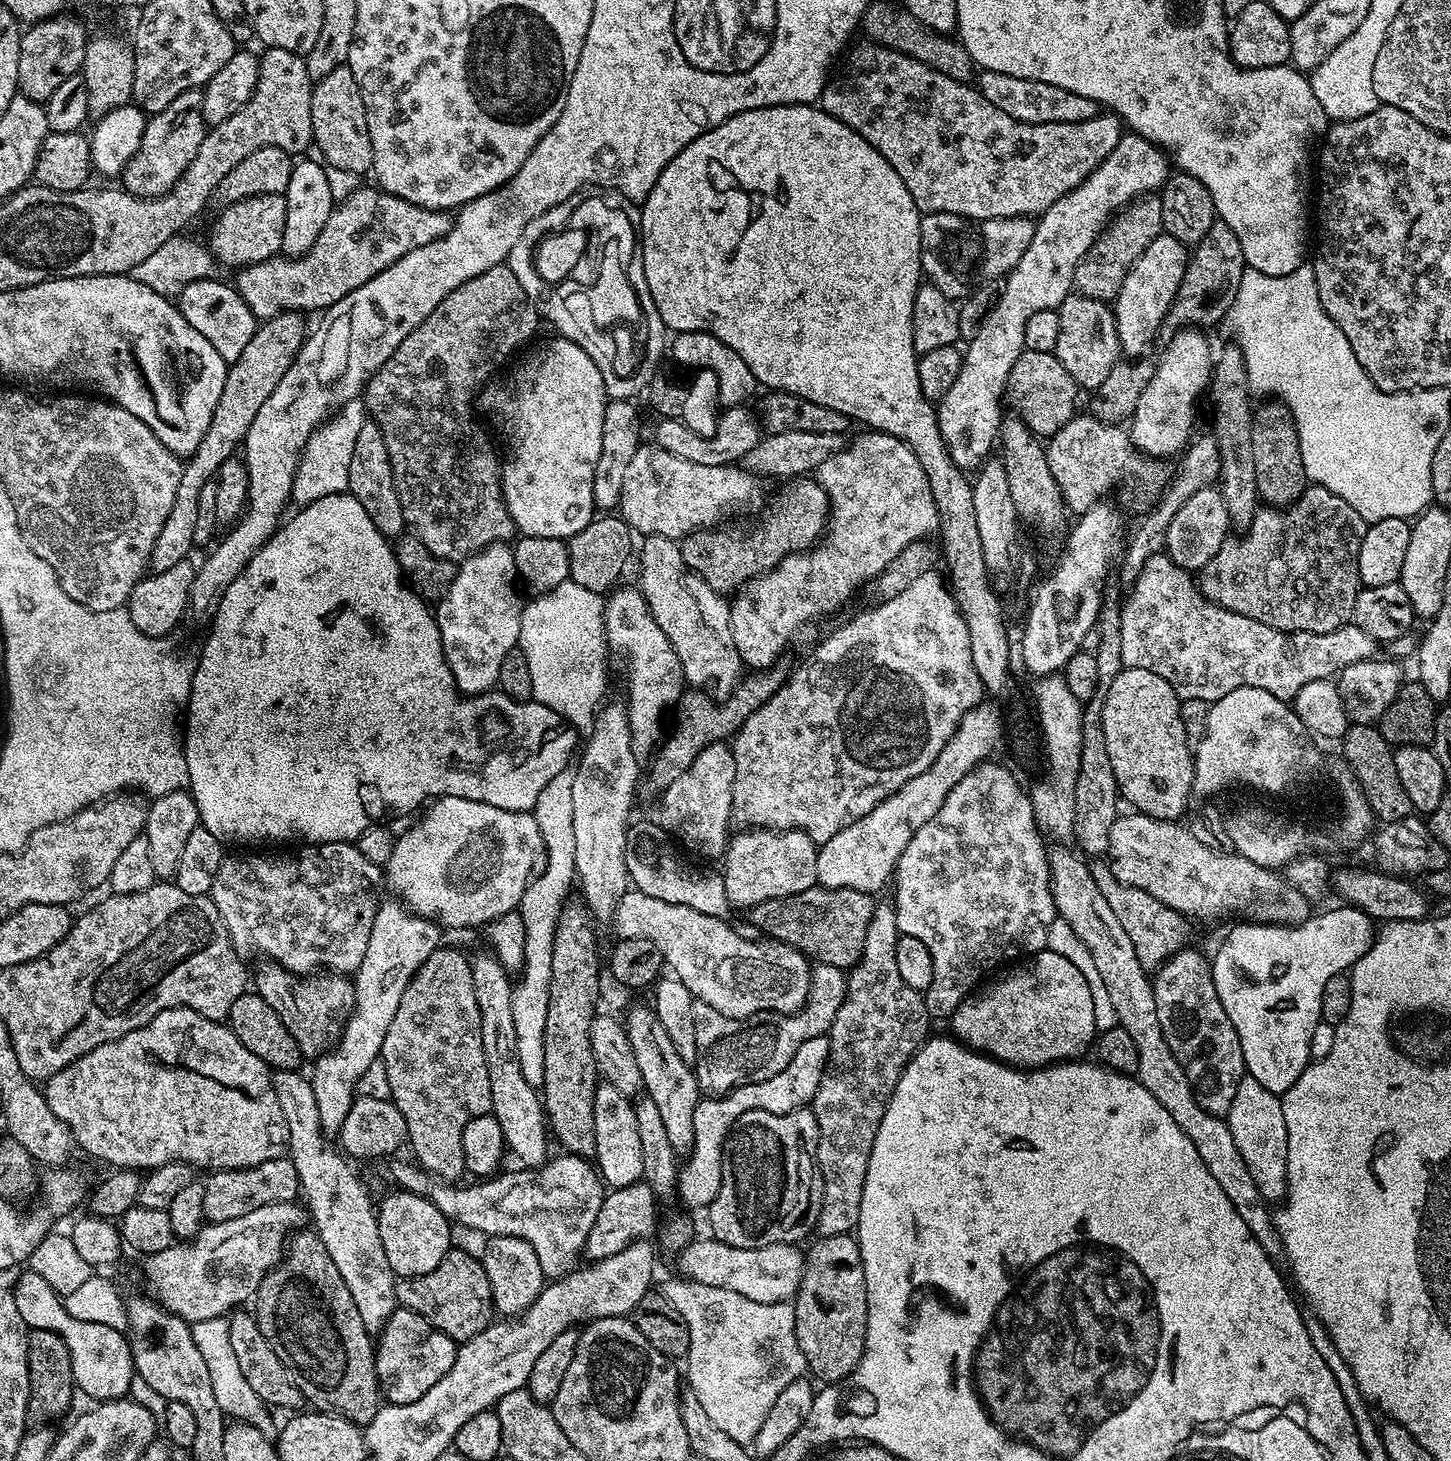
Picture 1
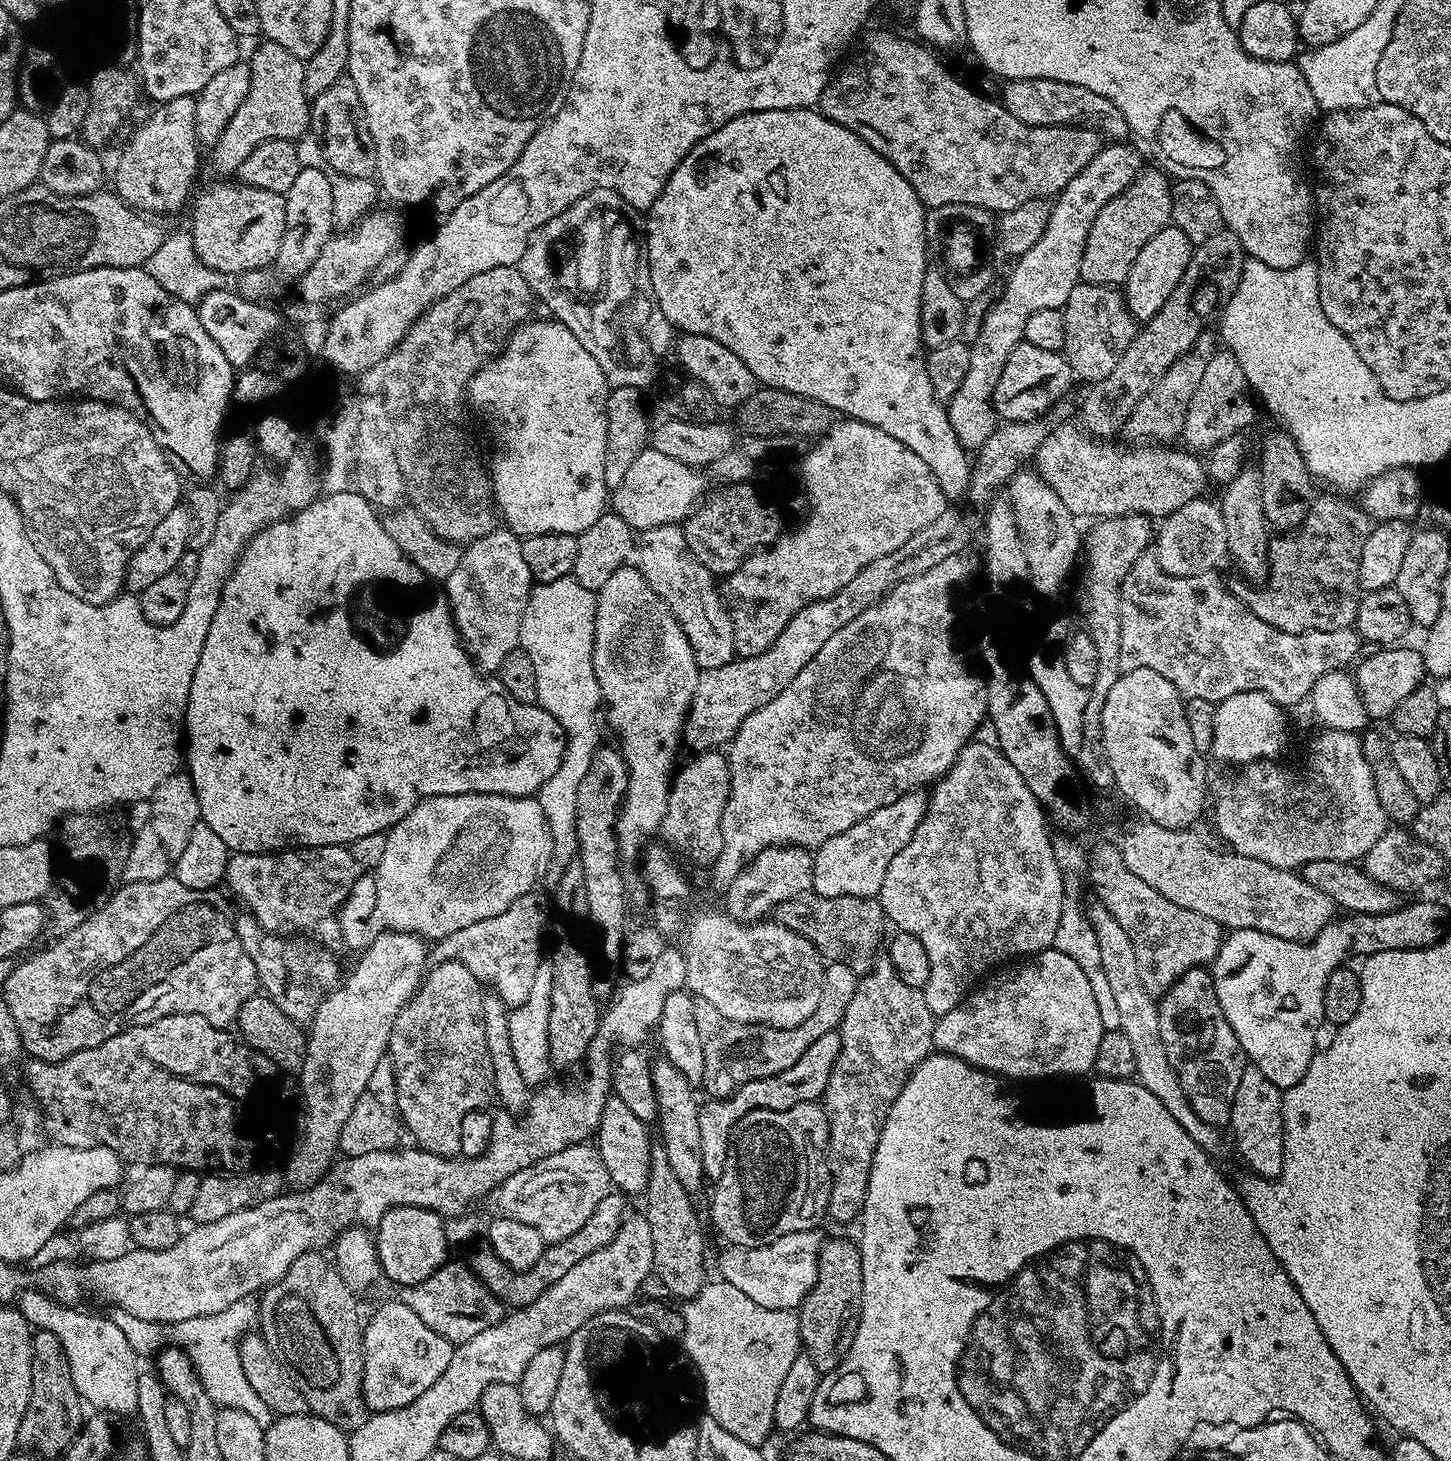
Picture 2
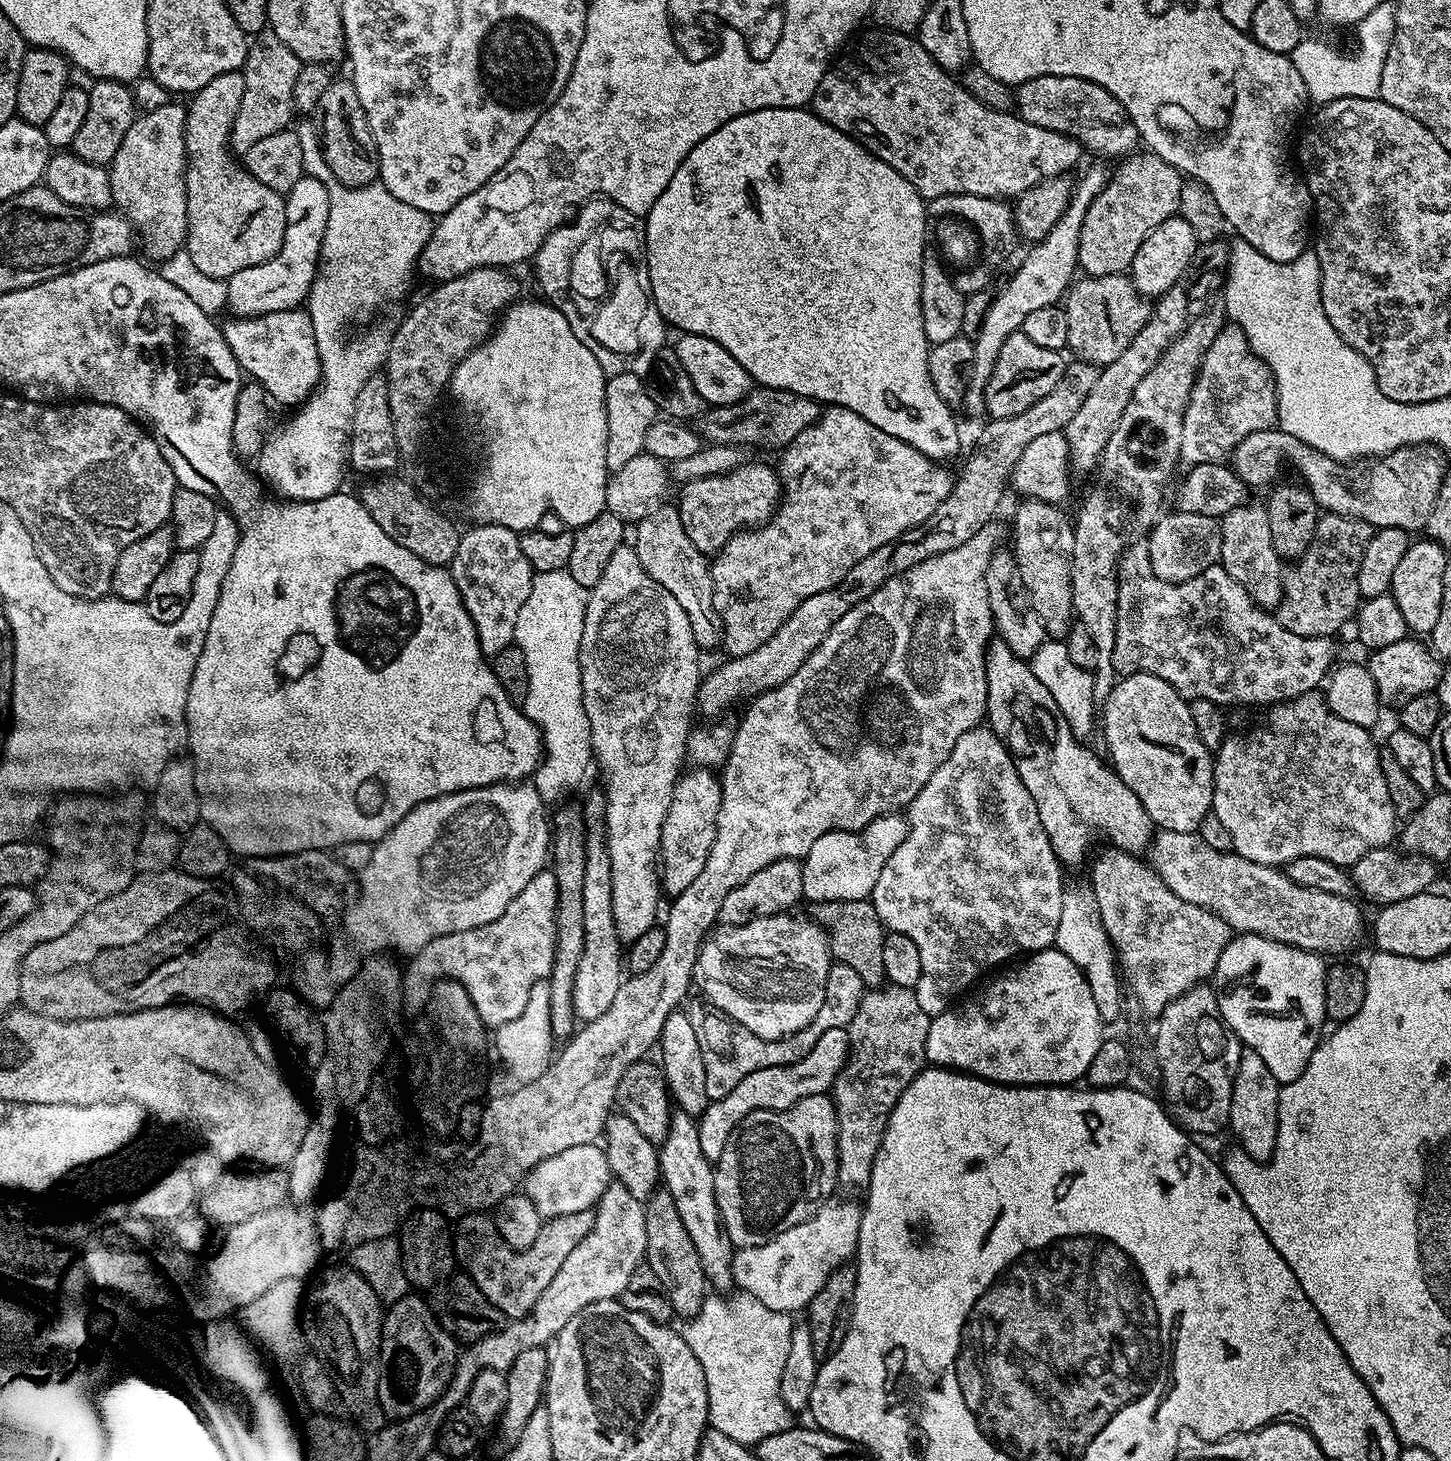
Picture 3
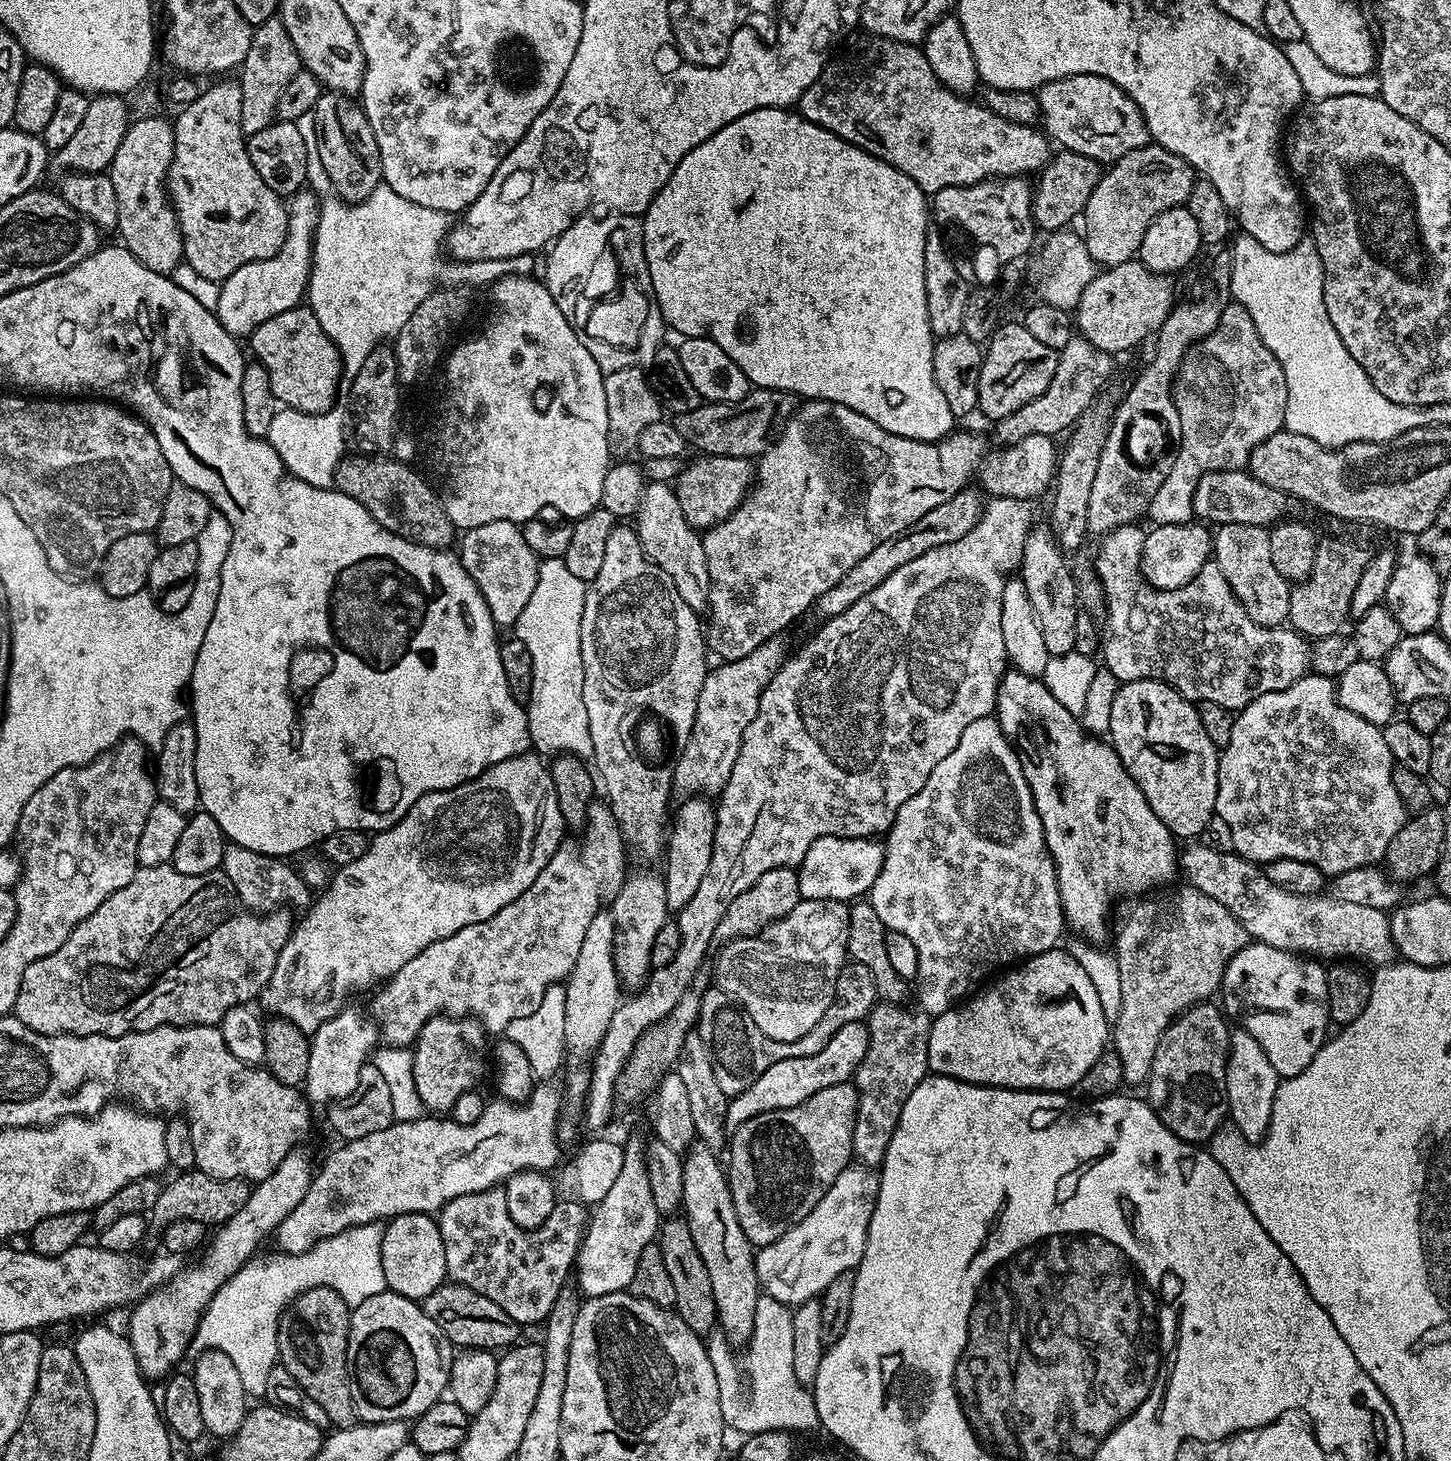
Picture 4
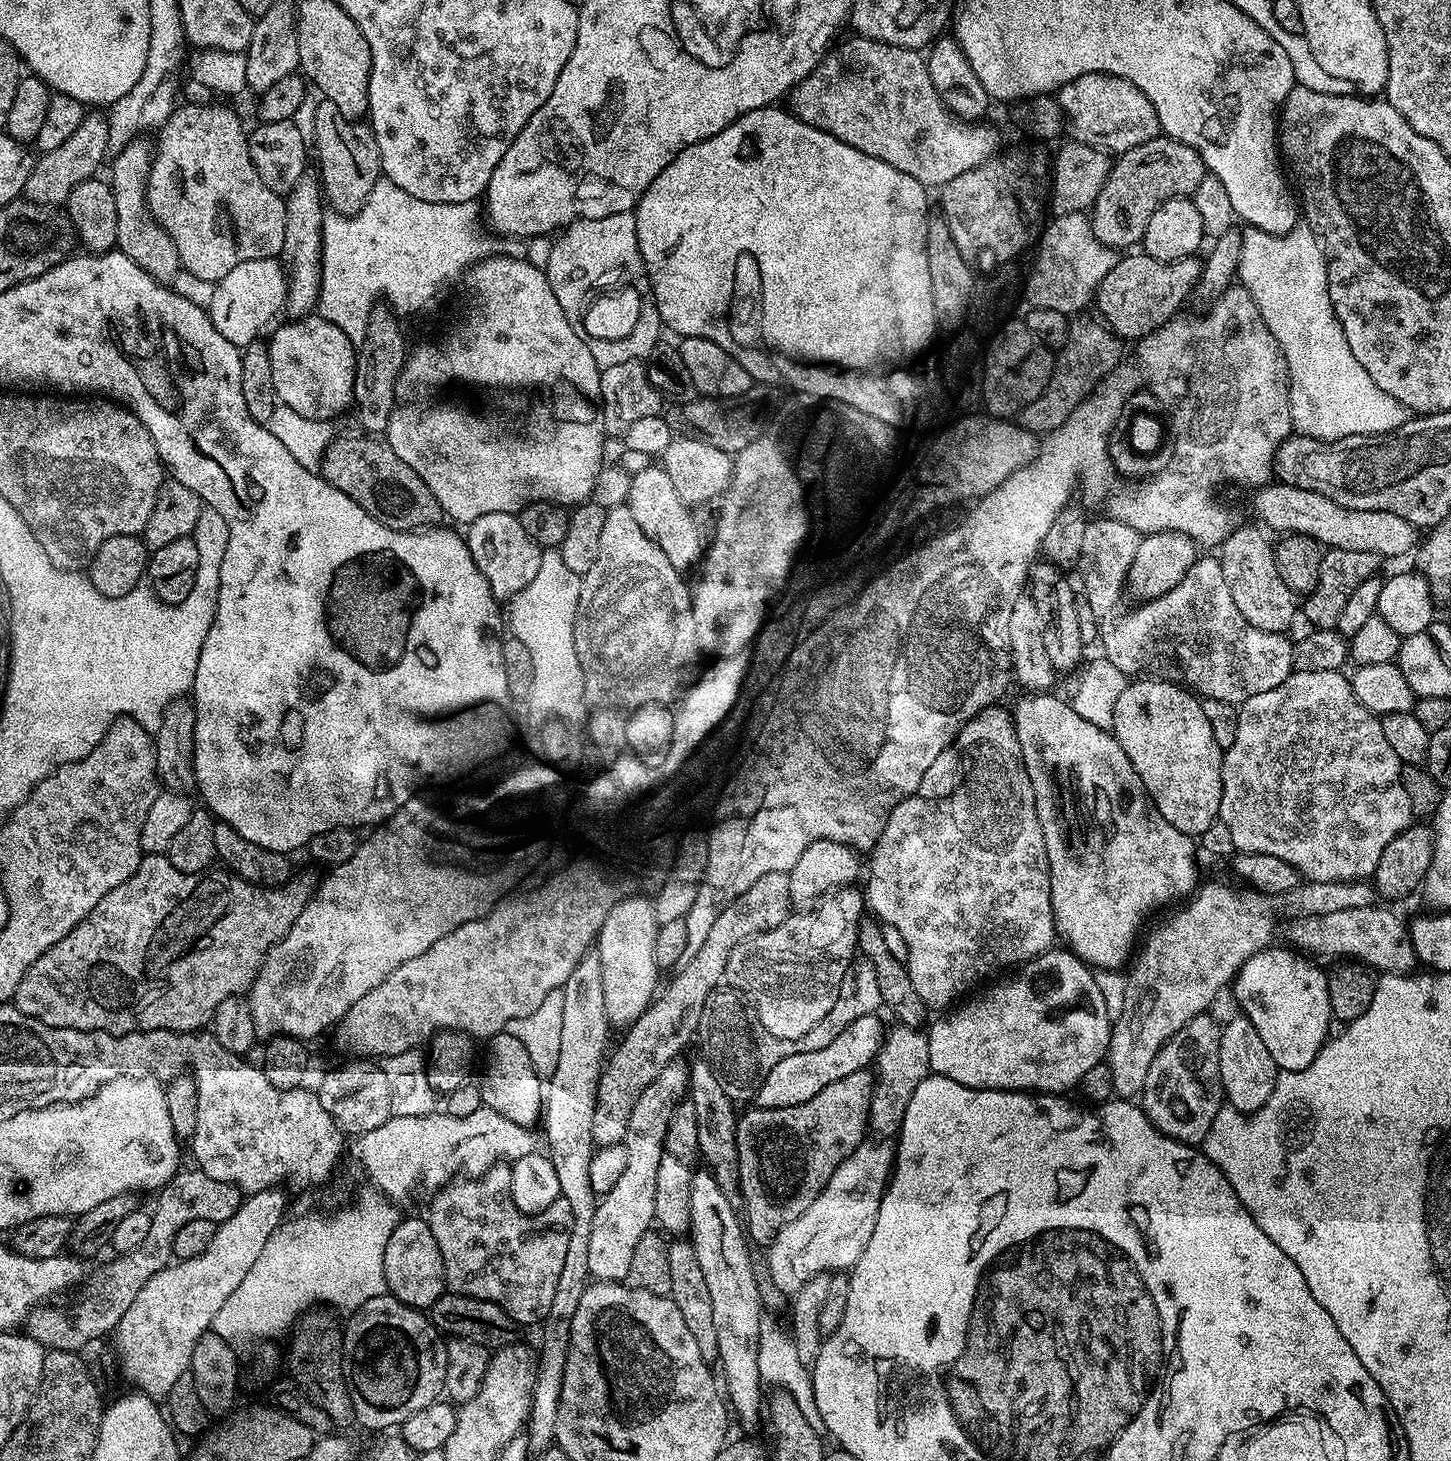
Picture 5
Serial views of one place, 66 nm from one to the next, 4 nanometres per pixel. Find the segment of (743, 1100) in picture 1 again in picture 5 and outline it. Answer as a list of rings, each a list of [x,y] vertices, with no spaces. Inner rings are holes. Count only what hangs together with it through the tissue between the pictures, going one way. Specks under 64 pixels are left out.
[[[879,1015],[863,1016],[858,1022],[850,1022],[834,1042],[822,1046],[822,1050],[809,1050],[802,1054],[786,1057],[774,1066],[755,1089],[757,1108],[781,1108],[782,1106],[798,1106],[798,1102],[810,1102],[814,1094],[826,1090],[826,1086],[838,1082],[838,1078],[846,1078],[846,1074],[864,1072],[875,1061],[877,1052],[884,1042],[885,1025],[880,1025]]]

